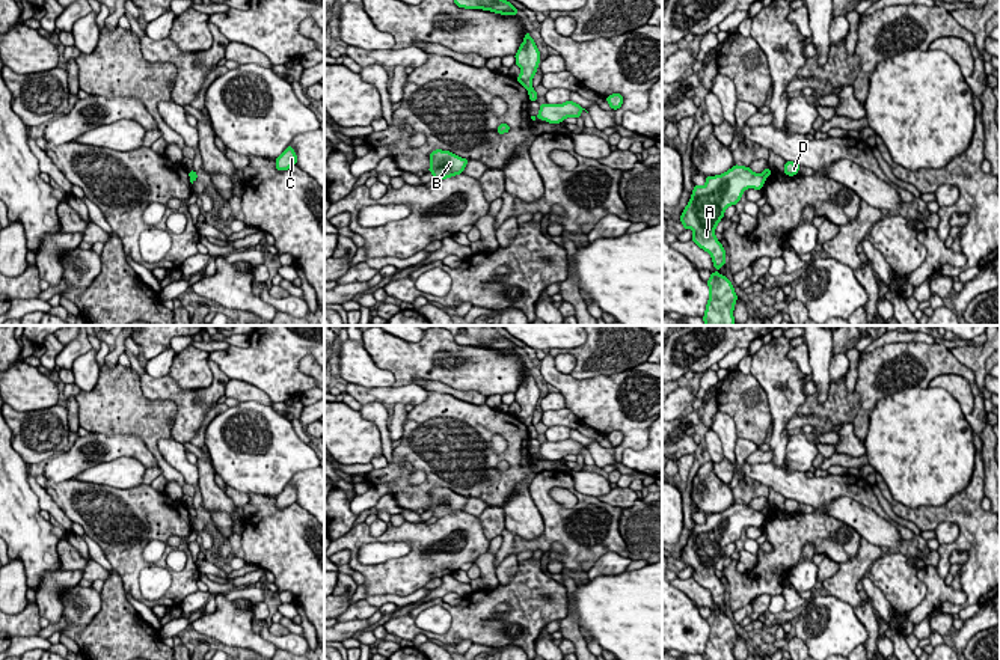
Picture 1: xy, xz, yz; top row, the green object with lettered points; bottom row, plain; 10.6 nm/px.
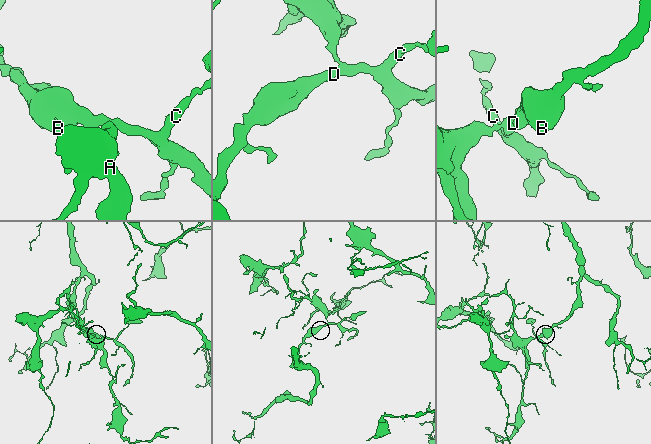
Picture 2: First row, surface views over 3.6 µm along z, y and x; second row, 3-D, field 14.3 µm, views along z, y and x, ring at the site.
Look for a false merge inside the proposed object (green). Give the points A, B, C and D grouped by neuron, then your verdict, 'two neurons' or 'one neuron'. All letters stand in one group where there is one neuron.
groups A / B C D; two neurons

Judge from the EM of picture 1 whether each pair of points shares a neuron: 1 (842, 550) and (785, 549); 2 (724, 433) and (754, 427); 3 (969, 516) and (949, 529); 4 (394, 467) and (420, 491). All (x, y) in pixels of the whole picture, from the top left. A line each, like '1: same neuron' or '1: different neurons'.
1: same neuron
2: different neurons
3: different neurons
4: same neuron

